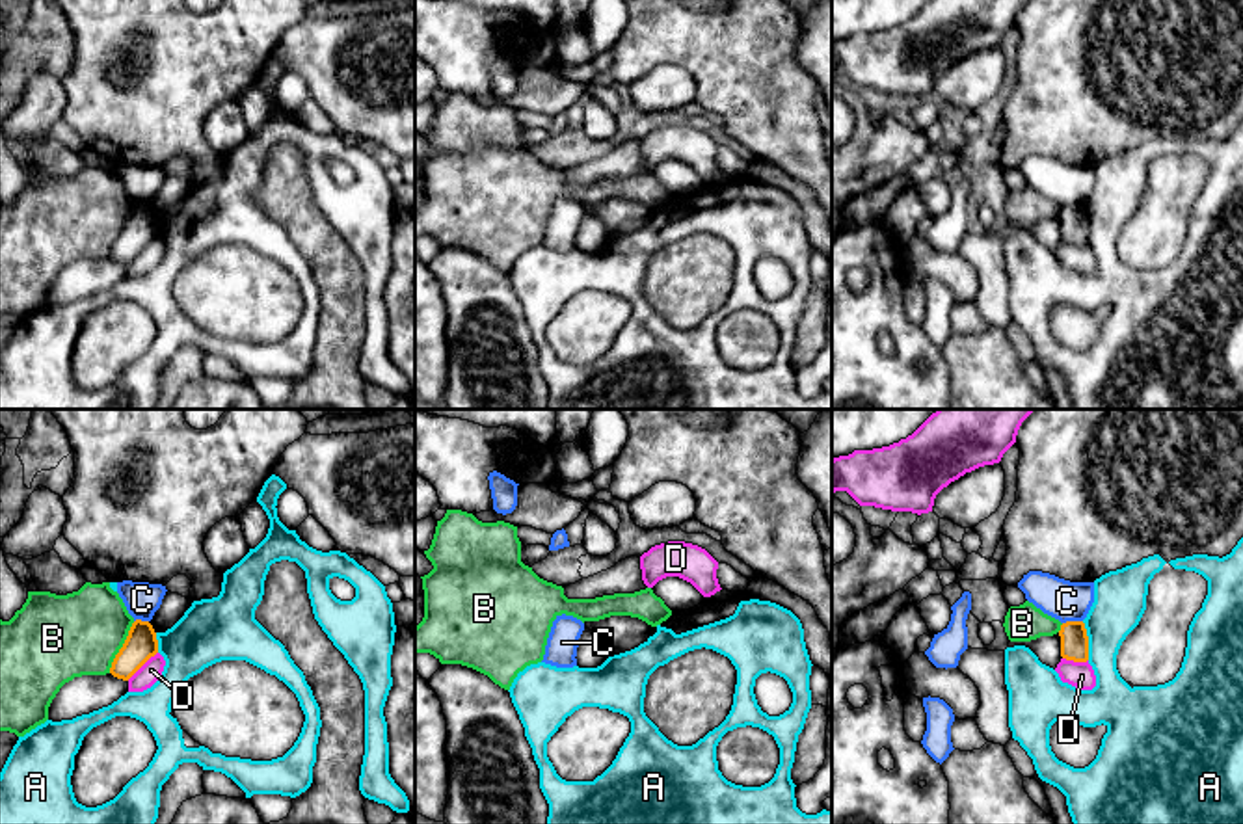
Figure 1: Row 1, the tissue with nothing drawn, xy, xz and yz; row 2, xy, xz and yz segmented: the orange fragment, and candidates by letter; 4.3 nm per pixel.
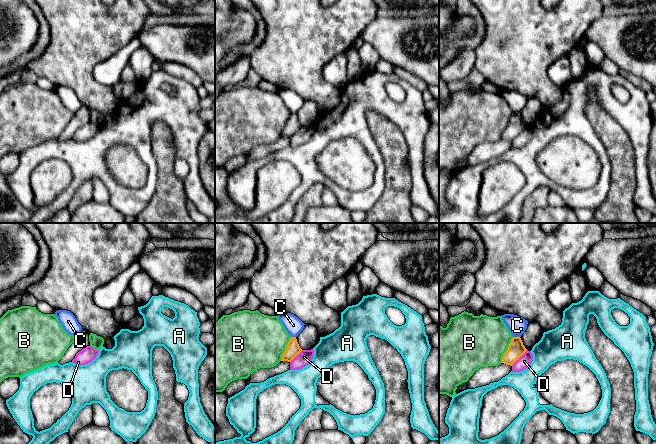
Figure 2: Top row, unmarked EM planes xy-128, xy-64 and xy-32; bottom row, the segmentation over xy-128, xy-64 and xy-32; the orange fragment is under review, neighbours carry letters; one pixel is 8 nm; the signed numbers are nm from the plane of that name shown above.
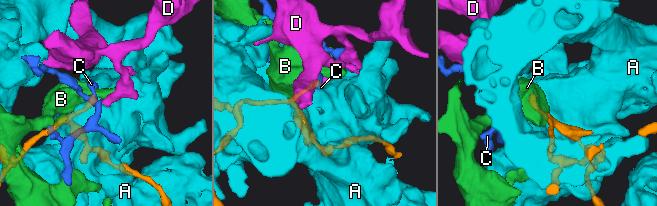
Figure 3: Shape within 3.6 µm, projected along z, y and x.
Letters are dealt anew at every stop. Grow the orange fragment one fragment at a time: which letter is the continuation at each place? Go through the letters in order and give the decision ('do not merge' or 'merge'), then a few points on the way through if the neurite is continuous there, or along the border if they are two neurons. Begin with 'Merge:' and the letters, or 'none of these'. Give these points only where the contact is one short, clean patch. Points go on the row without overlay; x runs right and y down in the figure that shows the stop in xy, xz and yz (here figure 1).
Merge: none of these
A: do not merge
B: do not merge
C: do not merge; border yz (1082, 203), (1067, 203), (1063, 207)
D: do not merge

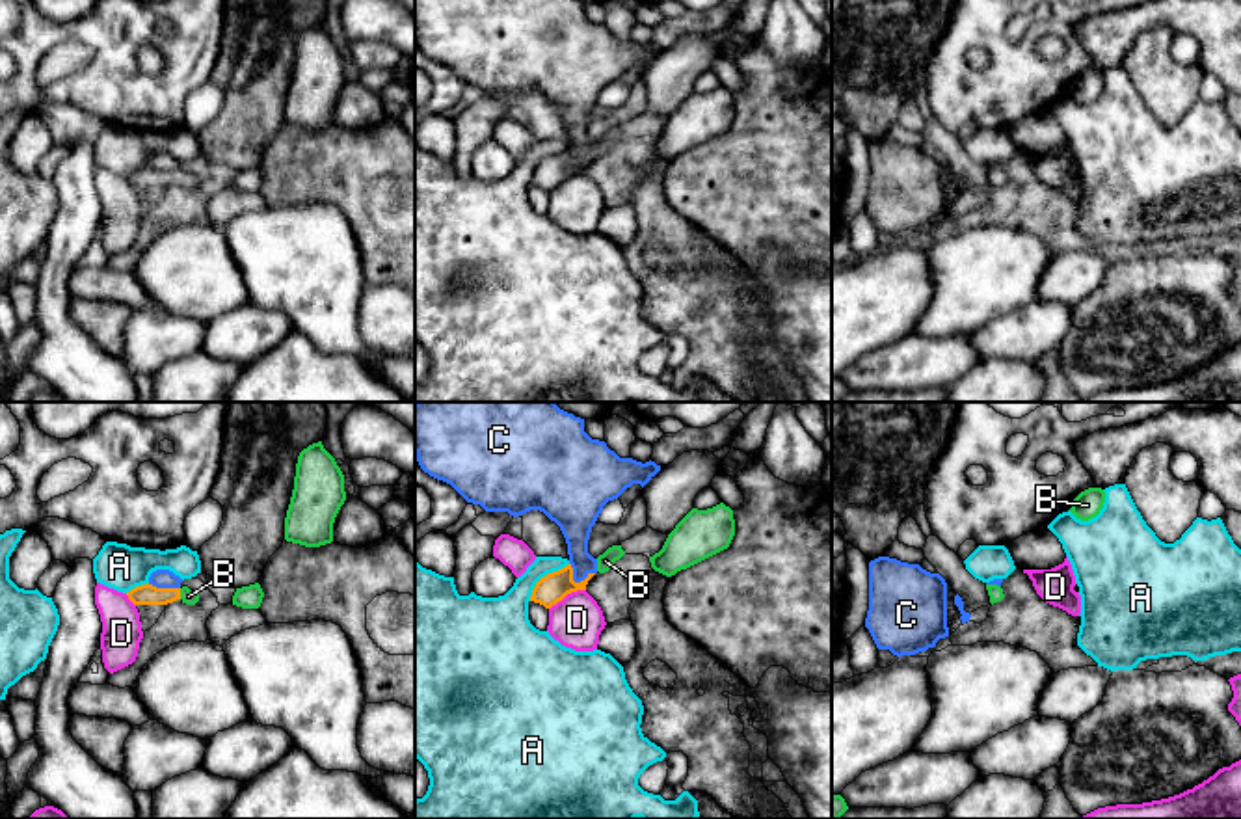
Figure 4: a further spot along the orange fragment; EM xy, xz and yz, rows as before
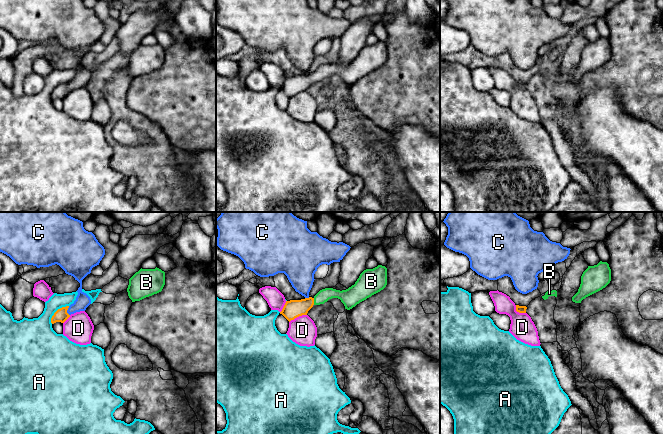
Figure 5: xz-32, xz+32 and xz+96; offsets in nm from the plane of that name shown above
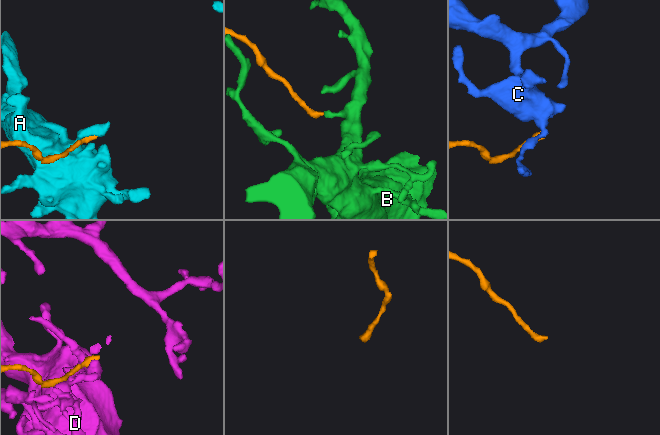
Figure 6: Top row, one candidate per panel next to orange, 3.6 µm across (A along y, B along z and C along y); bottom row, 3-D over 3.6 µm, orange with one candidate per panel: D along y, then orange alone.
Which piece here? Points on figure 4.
Merge: B
A: do not merge
B: merge; way xy (146, 177), (179, 177), (188, 179)
C: do not merge
D: do not merge

